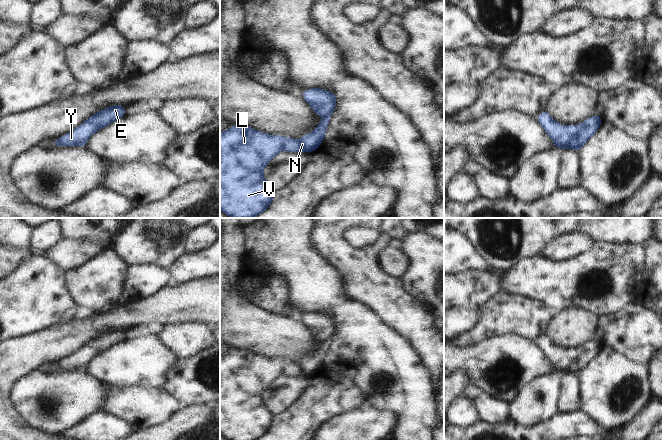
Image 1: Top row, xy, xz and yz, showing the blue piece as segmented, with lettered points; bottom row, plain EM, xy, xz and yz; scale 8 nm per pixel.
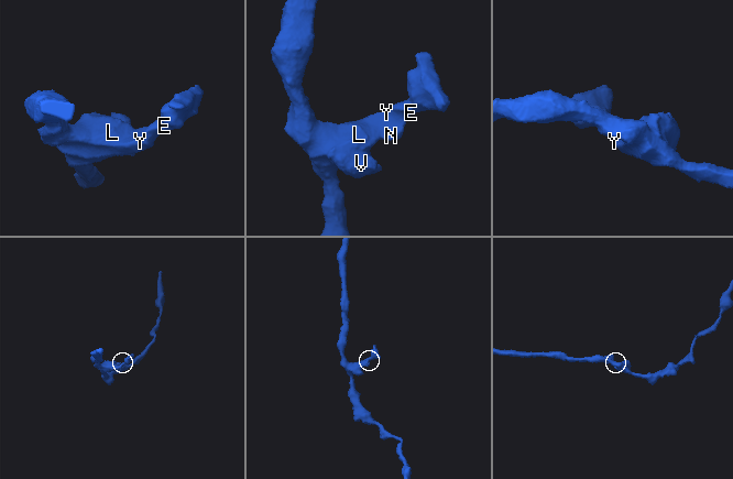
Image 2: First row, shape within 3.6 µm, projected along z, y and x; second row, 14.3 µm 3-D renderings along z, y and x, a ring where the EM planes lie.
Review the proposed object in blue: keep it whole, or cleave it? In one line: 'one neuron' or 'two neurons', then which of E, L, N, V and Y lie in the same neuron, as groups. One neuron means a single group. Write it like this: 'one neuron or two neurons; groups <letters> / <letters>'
one neuron; groups E L N V Y

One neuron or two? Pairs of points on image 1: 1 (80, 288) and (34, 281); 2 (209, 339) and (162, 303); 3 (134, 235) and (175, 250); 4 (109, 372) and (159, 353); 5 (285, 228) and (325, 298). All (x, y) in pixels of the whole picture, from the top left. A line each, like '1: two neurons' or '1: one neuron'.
1: two neurons
2: two neurons
3: one neuron
4: one neuron
5: one neuron

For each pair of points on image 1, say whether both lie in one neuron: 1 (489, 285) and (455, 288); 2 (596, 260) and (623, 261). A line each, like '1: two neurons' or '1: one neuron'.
1: one neuron
2: one neuron

